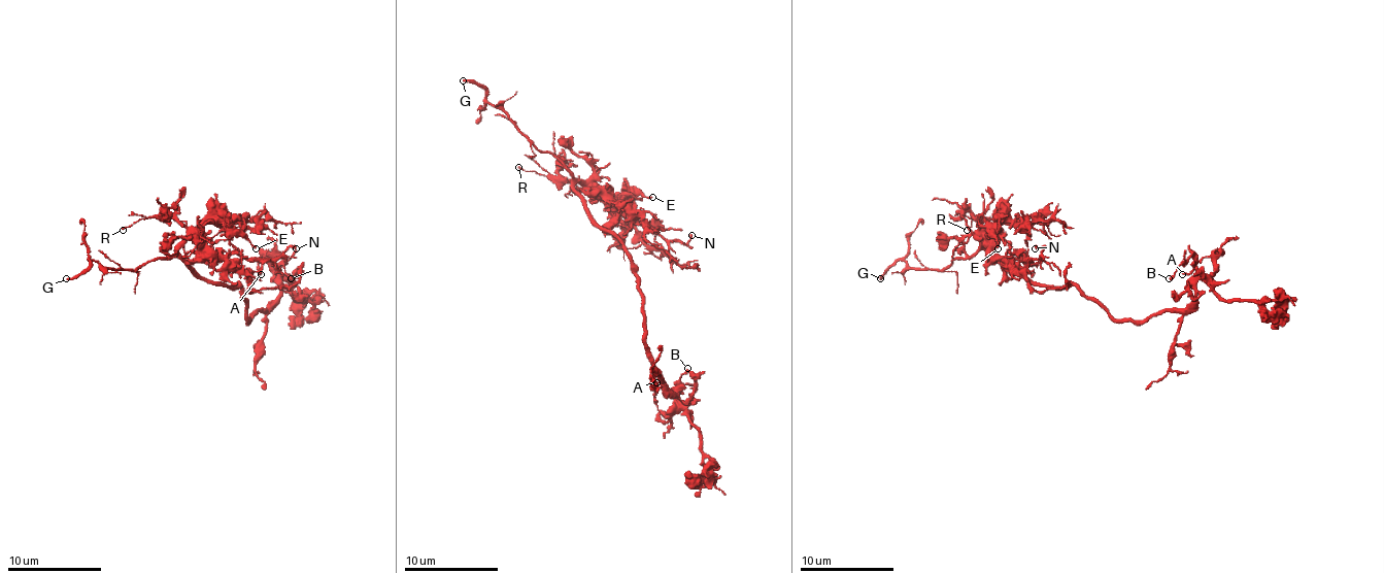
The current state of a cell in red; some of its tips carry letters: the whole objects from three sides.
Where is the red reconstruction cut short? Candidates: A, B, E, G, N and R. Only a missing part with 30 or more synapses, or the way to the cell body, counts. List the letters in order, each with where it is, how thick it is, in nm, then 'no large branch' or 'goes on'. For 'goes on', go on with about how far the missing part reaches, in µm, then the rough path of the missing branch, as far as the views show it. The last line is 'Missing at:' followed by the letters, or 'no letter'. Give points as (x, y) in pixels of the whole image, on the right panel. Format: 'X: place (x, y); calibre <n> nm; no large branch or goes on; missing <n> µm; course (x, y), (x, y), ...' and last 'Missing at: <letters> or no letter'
A: place (1182, 274); calibre 170 nm; no large branch
B: place (1169, 278); calibre 140 nm; no large branch
E: place (998, 248); calibre 140 nm; no large branch
G: place (880, 278); calibre 190 nm; goes on; missing 50 µm; course (880, 278), (852, 253), (845, 211), (843, 157), (822, 114), (815, 82), (810, 2)
N: place (1035, 248); calibre 170 nm; no large branch
R: place (967, 230); calibre 110 nm; no large branch
Missing at: G

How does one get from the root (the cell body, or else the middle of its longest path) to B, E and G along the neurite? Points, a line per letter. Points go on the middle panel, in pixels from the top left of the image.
B: (634, 270), (645, 314), (645, 347), (656, 377), (675, 397), (680, 390), (678, 380), (687, 368)
E: (634, 270), (631, 254), (592, 216), (584, 197), (592, 193), (596, 197), (652, 197)
G: (634, 270), (631, 254), (592, 216), (570, 171), (540, 150), (485, 99), (481, 88), (463, 80)

